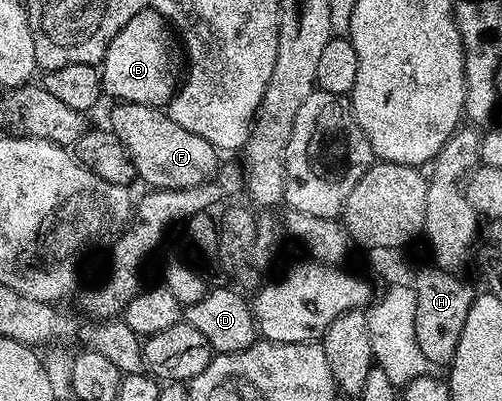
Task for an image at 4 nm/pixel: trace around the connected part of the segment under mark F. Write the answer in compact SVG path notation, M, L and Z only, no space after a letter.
M121 101L113 104L110 111L109 130L120 137L120 145L128 153L134 166L134 174L139 180L143 179L150 189L160 191L183 191L189 187L199 187L208 183L219 170L220 152L202 137L188 133L188 129L180 129L176 121L165 110L136 105Z

